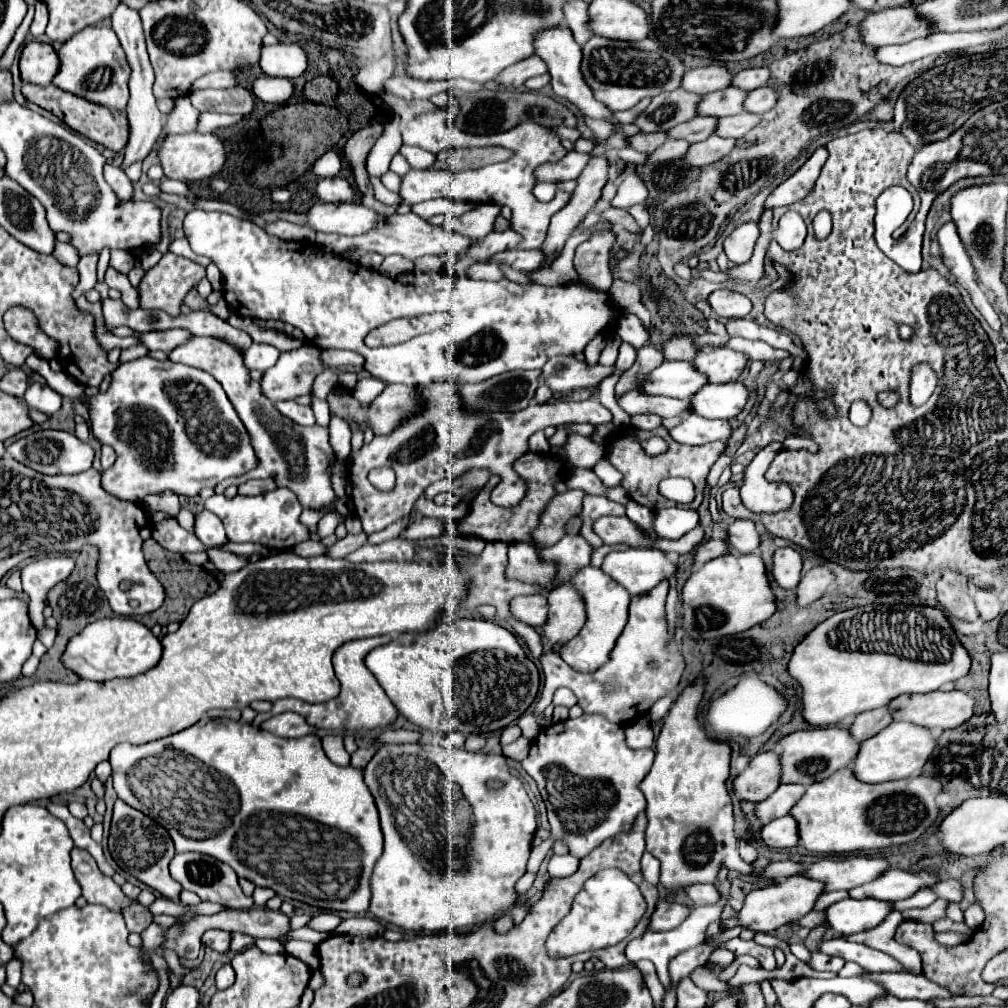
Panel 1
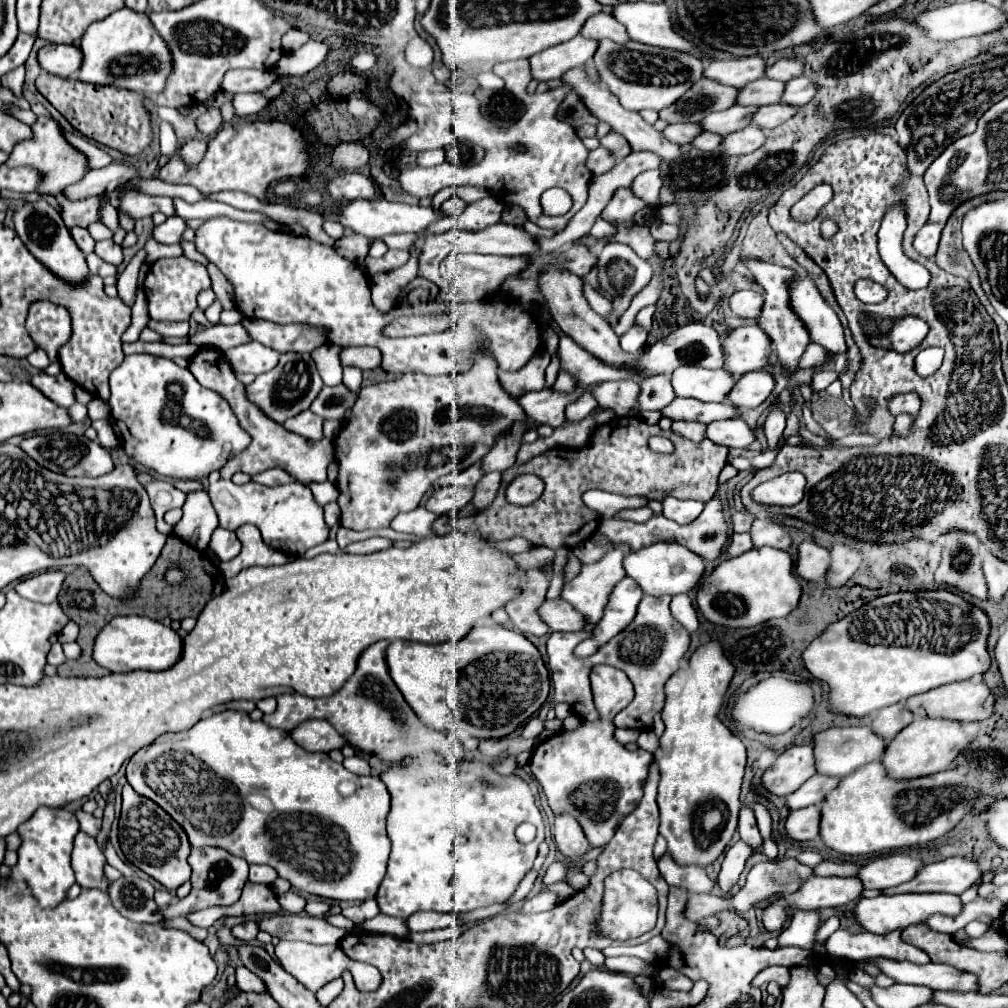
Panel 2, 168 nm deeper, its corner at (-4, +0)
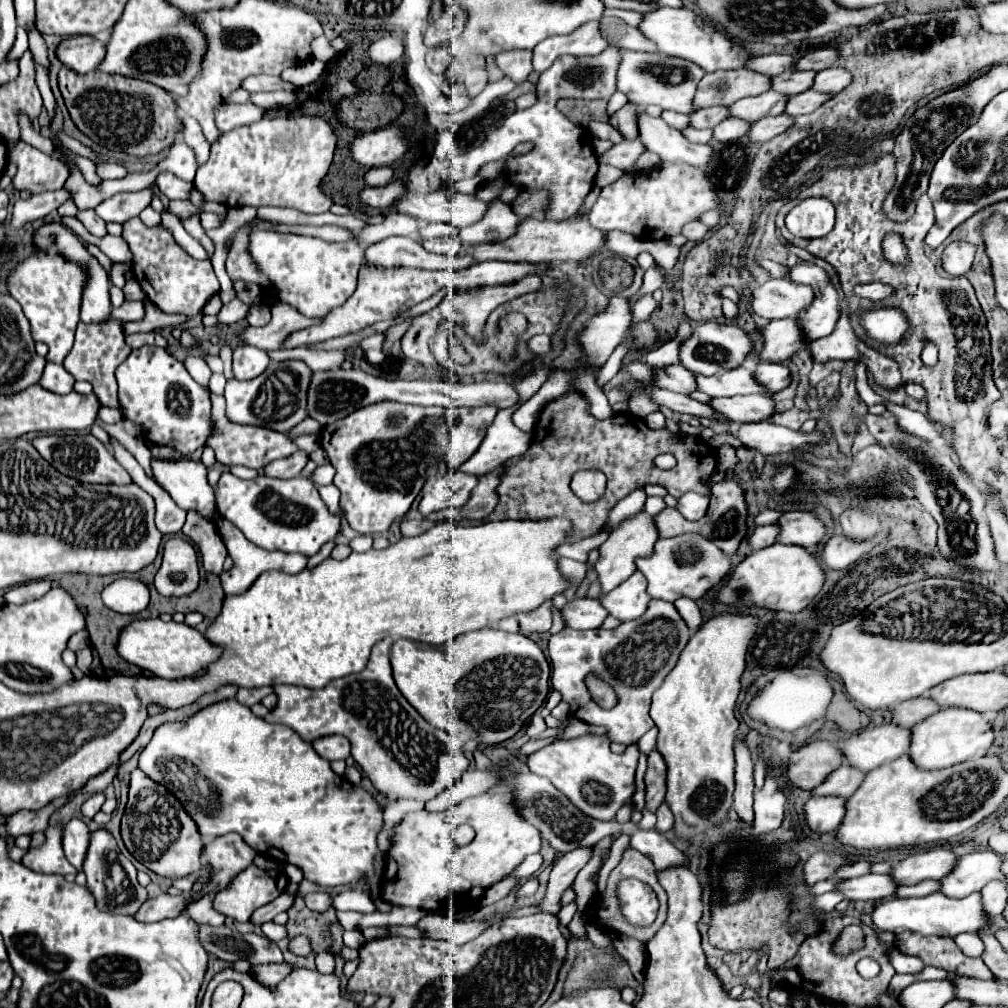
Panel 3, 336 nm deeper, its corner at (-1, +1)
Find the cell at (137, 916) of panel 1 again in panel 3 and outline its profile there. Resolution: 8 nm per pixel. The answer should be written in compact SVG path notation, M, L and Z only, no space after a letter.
M96 829L92 833L88 855L84 859L84 873L88 879L88 889L94 893L98 907L104 911L114 915L136 915L142 903L148 899L146 887L142 887L136 879L136 867L120 853L112 833L106 829Z

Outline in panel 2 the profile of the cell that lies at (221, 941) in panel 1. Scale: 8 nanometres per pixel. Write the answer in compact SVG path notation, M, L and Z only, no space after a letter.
M247 920L247 922L243 922L243 924L233 926L233 934L235 934L241 942L251 942L251 940L255 940L257 932L259 932L259 928L257 928L257 922L255 922L255 920Z

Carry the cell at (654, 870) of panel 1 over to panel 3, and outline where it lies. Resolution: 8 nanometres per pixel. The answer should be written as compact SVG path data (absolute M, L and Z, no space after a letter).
M662 803L662 805L658 807L656 817L658 817L658 821L656 821L656 831L658 831L658 833L666 833L666 831L672 829L672 813L668 811L668 805L666 805L666 803Z

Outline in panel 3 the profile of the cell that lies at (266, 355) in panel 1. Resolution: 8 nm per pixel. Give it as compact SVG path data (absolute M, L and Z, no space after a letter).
M238 345L234 349L232 359L234 359L234 363L232 363L234 375L240 381L242 379L258 377L268 367L268 363L270 363L270 357L268 357L266 351L250 347L250 345Z

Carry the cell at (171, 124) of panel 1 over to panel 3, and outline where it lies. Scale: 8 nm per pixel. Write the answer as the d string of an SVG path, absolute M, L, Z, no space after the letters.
M222 103L222 105L214 107L214 119L216 119L218 131L230 131L232 127L242 127L242 125L254 123L254 121L262 119L264 115L266 115L266 109L260 109L252 103L244 103L244 105Z

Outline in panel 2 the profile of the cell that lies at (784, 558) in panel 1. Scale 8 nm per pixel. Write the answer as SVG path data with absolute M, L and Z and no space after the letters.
M803 542L799 546L799 558L797 558L797 566L795 572L803 578L803 580L825 580L827 568L831 562L831 550L817 544L817 542Z

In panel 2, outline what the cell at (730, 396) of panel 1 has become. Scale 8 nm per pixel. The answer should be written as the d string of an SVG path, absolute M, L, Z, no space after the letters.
M755 370L743 374L725 402L735 404L741 410L757 408L775 388L775 378L767 370Z

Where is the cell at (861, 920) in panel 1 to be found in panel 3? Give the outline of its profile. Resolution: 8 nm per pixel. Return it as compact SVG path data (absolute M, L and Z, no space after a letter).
M936 891L926 897L910 897L910 899L884 899L872 909L872 923L878 931L890 931L890 933L918 933L918 935L946 935L946 937L956 937L958 933L970 931L976 933L984 929L990 919L982 911L980 903L980 893L972 893L964 899L952 899L946 897L944 893Z

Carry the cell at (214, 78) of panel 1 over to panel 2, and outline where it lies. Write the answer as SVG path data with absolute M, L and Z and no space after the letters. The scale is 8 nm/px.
M229 70L223 80L223 90L237 94L237 92L265 92L277 74L273 70Z

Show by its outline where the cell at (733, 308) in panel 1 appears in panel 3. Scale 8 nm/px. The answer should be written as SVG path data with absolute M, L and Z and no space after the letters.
M770 279L764 285L752 289L750 307L758 317L784 319L796 317L796 313L812 301L814 293L806 285L796 285L788 279Z

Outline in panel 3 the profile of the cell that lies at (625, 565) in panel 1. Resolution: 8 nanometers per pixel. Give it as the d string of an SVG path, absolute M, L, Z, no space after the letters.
M680 535L670 539L658 539L652 555L636 559L636 569L642 571L642 575L648 579L648 595L654 599L700 599L710 587L718 585L728 575L730 559L702 535Z

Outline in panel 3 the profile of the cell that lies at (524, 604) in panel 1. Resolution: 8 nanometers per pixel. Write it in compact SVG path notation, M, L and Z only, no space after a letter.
M572 599L562 607L564 627L570 629L598 629L602 621L608 617L598 599Z

